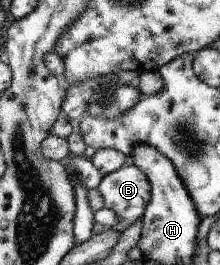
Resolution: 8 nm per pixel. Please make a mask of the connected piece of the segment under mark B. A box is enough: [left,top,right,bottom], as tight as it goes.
[97,162,151,232]

